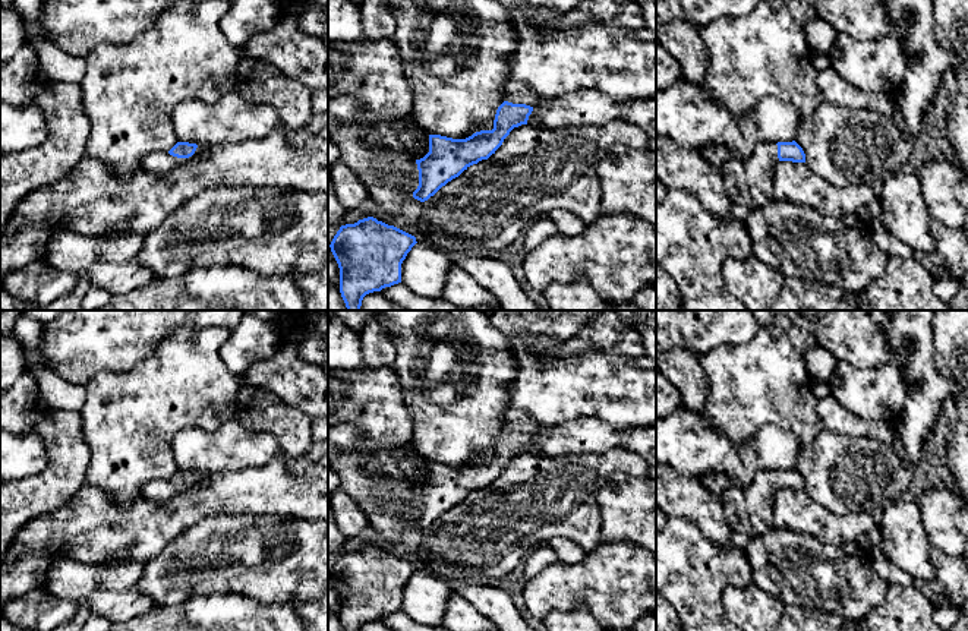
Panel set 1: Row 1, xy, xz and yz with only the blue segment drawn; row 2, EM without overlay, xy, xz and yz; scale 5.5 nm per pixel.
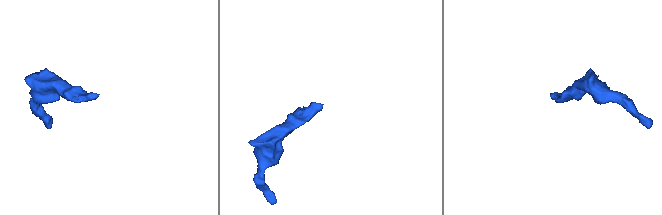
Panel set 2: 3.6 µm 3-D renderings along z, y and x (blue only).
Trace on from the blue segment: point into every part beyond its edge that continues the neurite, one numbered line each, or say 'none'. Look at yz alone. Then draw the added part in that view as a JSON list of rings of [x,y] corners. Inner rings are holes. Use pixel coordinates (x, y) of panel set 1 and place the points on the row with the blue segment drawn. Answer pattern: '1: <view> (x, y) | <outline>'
1: yz (749, 182) | [[[759,143],[744,160],[728,158],[721,171],[732,204],[756,209],[770,202],[778,163],[776,143]]]

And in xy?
1: xy (158, 163) | [[[198,145],[195,154],[189,158],[177,158],[170,155],[168,152],[152,152],[141,160],[141,168],[154,174],[165,176],[174,168],[180,167],[182,164],[196,161],[199,157],[204,157],[205,154],[206,146],[201,145]]]

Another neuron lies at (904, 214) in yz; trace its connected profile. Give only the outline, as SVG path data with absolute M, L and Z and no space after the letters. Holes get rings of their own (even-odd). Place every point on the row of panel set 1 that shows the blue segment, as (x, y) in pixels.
M887 171L882 177L880 220L887 233L914 252L931 253L936 239L915 173Z

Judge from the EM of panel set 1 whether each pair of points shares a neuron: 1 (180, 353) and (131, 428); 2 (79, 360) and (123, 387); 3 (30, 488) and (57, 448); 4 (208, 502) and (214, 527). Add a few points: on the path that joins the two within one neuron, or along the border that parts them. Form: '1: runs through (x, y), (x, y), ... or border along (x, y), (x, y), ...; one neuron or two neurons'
1: runs through (180, 372), (145, 409); one neuron
2: border along (135, 365), (122, 372), (98, 372), (85, 385); two neurons
3: runs through (41, 482), (57, 466), (57, 460); one neuron
4: border along (246, 514), (210, 514), (191, 524), (182, 533); two neurons

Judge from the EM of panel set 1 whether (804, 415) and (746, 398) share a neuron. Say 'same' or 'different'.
same

